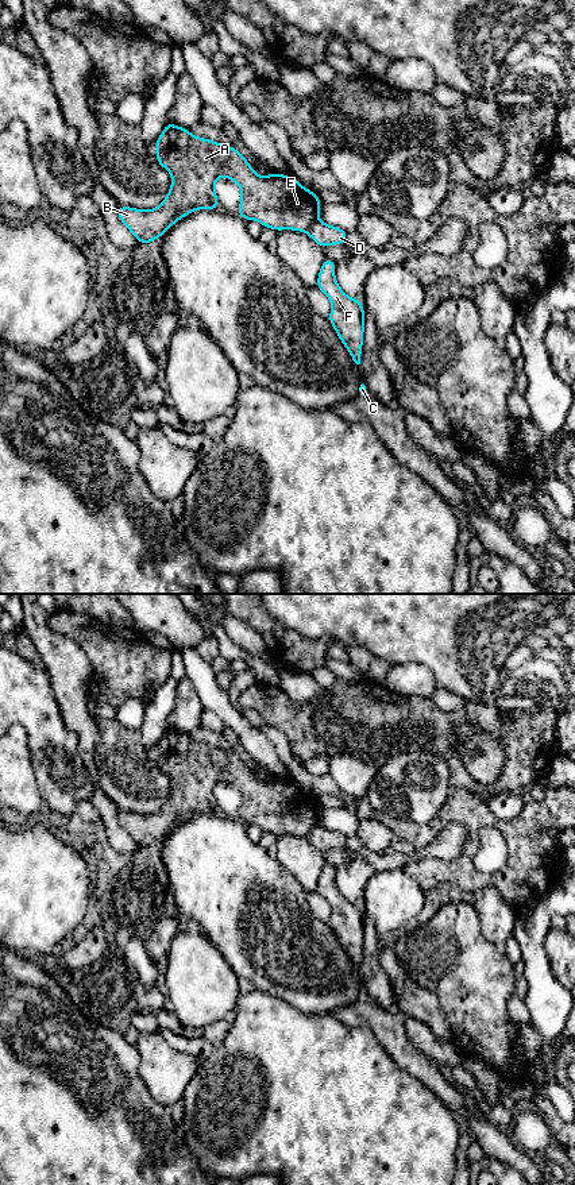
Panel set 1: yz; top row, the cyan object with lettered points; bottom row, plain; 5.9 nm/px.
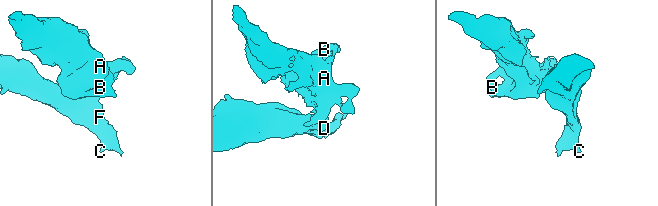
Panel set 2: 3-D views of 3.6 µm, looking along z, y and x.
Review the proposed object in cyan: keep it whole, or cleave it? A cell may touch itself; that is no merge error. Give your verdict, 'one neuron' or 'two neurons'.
two neurons

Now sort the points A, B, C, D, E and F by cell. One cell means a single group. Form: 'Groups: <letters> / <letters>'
Groups: A B E / C D F

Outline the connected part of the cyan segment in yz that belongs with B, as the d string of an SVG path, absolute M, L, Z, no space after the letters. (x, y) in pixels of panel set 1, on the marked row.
M173 123L166 124L162 135L155 140L155 143L155 161L171 174L171 188L166 198L159 206L150 211L117 205L120 221L131 231L140 244L147 244L161 238L175 221L188 216L193 211L219 209L220 206L215 190L215 182L219 177L234 180L239 185L242 190L242 200L236 213L244 220L258 220L265 228L271 228L275 231L293 229L302 232L306 232L310 225L319 220L319 211L321 206L319 194L305 189L296 178L286 177L279 173L271 173L267 177L259 177L250 166L248 161L231 146L220 144L205 138L197 138L192 135L188 128L177 127Z

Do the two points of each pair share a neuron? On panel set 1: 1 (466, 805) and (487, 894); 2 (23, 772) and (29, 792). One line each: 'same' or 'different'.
1: different
2: same

